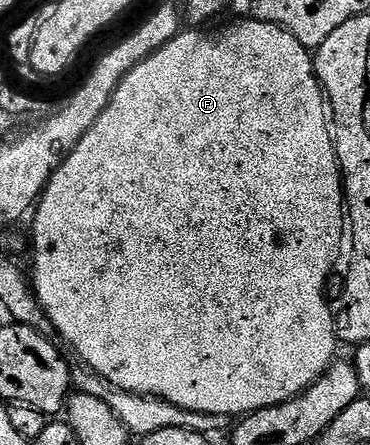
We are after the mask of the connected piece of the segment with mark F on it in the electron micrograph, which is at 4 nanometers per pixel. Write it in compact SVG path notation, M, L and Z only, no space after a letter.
M248 20L238 26L229 26L218 38L212 38L204 34L204 29L189 28L184 32L178 32L163 48L159 48L147 60L143 60L119 84L119 88L111 96L107 108L95 120L95 124L79 140L79 144L65 158L65 163L51 176L51 180L45 186L40 199L32 211L33 218L33 242L31 238L31 250L33 246L33 274L31 270L31 285L37 296L37 303L41 305L48 325L57 329L56 337L66 342L79 357L84 365L105 382L117 386L120 390L126 390L132 394L145 394L149 398L161 398L165 402L175 404L184 410L199 412L200 414L228 414L230 416L244 416L254 414L257 410L271 408L299 396L315 380L325 375L326 370L333 365L338 357L337 346L337 319L334 307L329 307L325 299L325 285L333 274L333 265L341 254L341 241L347 238L347 203L345 201L345 187L341 176L341 166L337 162L337 143L334 131L331 129L331 114L327 109L327 95L321 88L321 82L317 79L317 70L313 66L314 55L291 32L287 32L283 26L276 26L270 22L258 22Z

